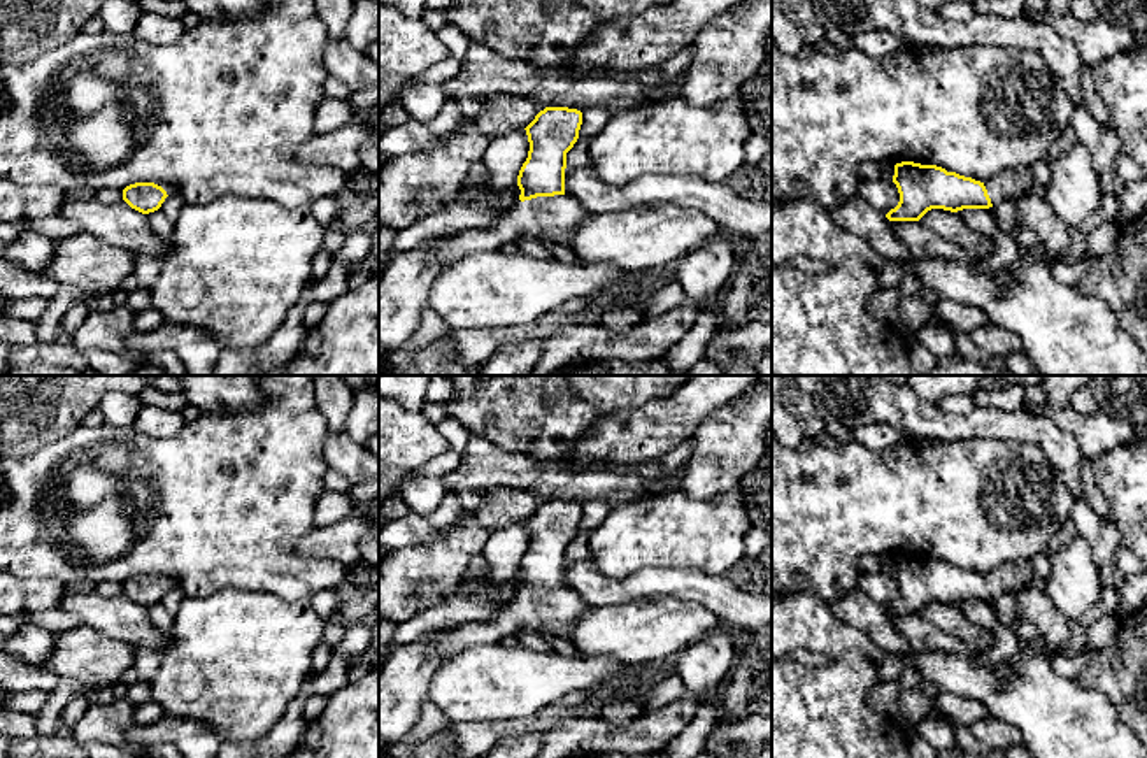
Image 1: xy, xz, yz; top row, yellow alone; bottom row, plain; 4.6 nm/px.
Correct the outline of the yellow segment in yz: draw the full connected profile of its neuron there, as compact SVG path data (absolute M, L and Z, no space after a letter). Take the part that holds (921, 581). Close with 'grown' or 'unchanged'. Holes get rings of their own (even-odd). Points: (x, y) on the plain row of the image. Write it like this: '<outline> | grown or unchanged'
M901 554L894 558L893 576L900 595L886 611L889 614L919 614L931 602L958 605L989 602L1003 593L1022 590L1033 579L1031 560L1005 561L986 576L947 565L937 558Z | grown

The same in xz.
M577 502L540 504L524 521L530 544L517 568L521 595L489 623L461 623L437 630L428 647L454 654L465 647L500 642L519 630L568 637L570 628L593 609L565 586L566 546L577 535L581 518L582 505Z | grown

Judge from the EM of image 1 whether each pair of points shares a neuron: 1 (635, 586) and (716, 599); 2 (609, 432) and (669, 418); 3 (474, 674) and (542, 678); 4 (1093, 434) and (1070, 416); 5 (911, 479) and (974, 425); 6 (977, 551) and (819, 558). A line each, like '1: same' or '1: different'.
1: same
2: same
3: same
4: same
5: different
6: same

